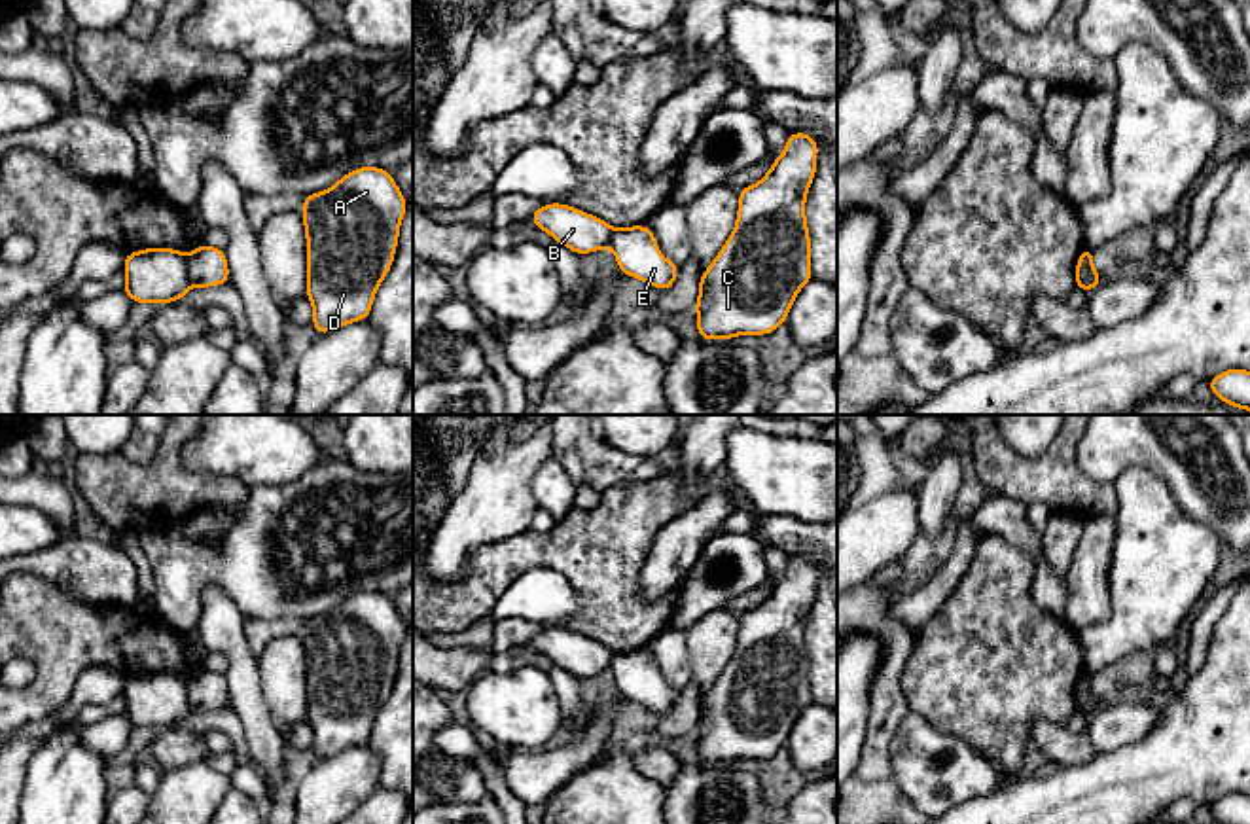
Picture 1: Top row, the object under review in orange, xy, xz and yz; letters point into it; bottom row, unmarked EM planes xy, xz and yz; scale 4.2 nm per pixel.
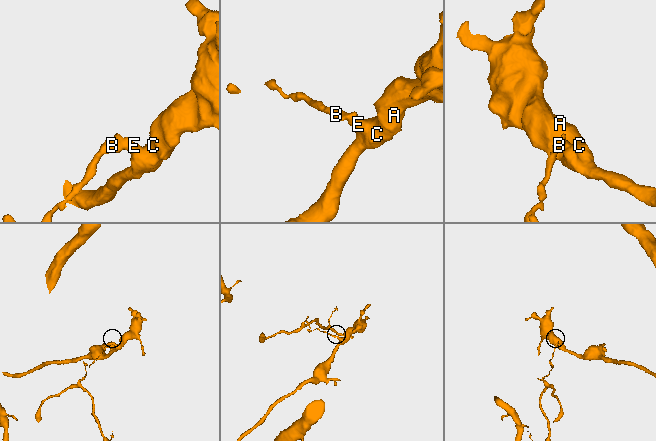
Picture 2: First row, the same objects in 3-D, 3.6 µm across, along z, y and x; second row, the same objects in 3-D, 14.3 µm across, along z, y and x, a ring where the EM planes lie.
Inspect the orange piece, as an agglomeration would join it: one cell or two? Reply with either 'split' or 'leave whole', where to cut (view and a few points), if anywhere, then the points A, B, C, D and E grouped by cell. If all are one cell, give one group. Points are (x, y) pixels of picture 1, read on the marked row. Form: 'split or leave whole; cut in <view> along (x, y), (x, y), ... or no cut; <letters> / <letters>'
split; cut in xy along (186, 256), (186, 273), (192, 285); A C D E / B

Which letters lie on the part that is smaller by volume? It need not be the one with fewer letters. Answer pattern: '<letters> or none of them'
B

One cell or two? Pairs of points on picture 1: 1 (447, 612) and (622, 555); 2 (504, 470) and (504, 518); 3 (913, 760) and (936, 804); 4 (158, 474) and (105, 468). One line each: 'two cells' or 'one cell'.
1: one cell
2: one cell
3: one cell
4: one cell

